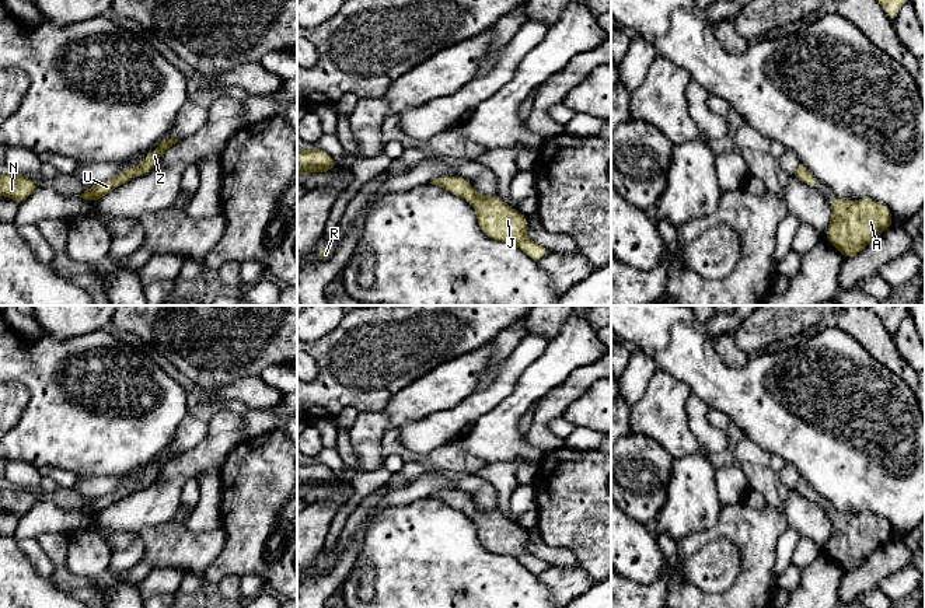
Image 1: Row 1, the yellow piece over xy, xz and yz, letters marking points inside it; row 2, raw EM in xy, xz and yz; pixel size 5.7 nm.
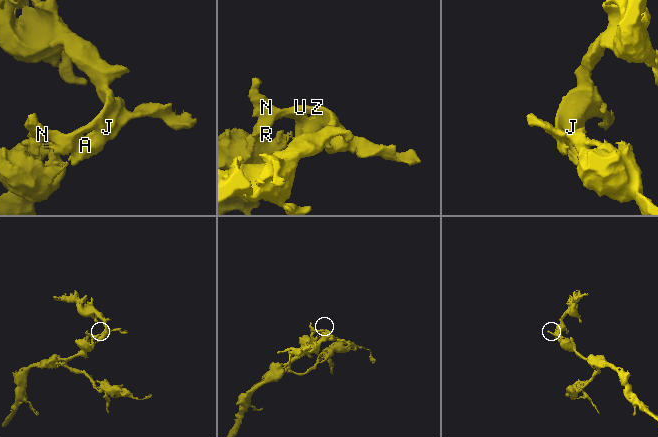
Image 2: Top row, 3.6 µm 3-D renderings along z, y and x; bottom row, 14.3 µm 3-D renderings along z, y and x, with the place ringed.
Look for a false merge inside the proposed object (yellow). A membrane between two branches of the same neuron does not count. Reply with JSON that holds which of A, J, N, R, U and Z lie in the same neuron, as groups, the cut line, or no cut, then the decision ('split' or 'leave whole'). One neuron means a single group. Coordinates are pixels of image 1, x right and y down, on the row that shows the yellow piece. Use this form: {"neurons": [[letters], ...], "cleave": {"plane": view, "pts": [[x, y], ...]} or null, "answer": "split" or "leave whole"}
{"neurons": [["A", "J", "N", "R", "U", "Z"]], "cleave": null, "answer": "leave whole"}

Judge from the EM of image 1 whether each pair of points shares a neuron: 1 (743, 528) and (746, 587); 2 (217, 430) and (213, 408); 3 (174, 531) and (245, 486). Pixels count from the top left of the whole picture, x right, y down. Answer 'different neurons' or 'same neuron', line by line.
1: same neuron
2: different neurons
3: different neurons

